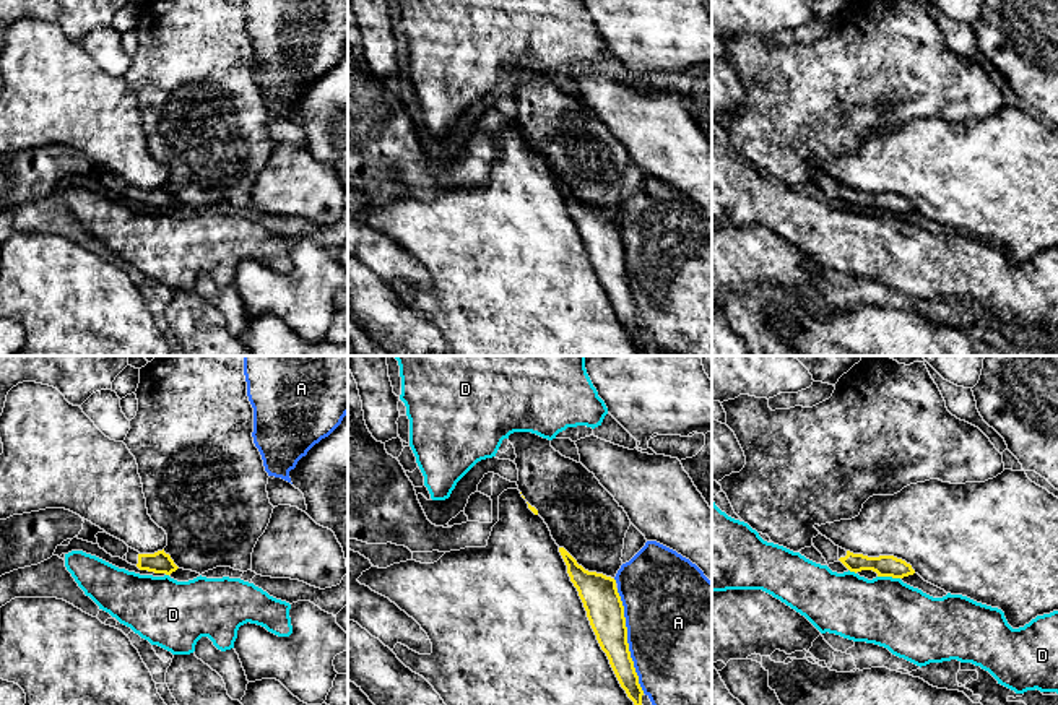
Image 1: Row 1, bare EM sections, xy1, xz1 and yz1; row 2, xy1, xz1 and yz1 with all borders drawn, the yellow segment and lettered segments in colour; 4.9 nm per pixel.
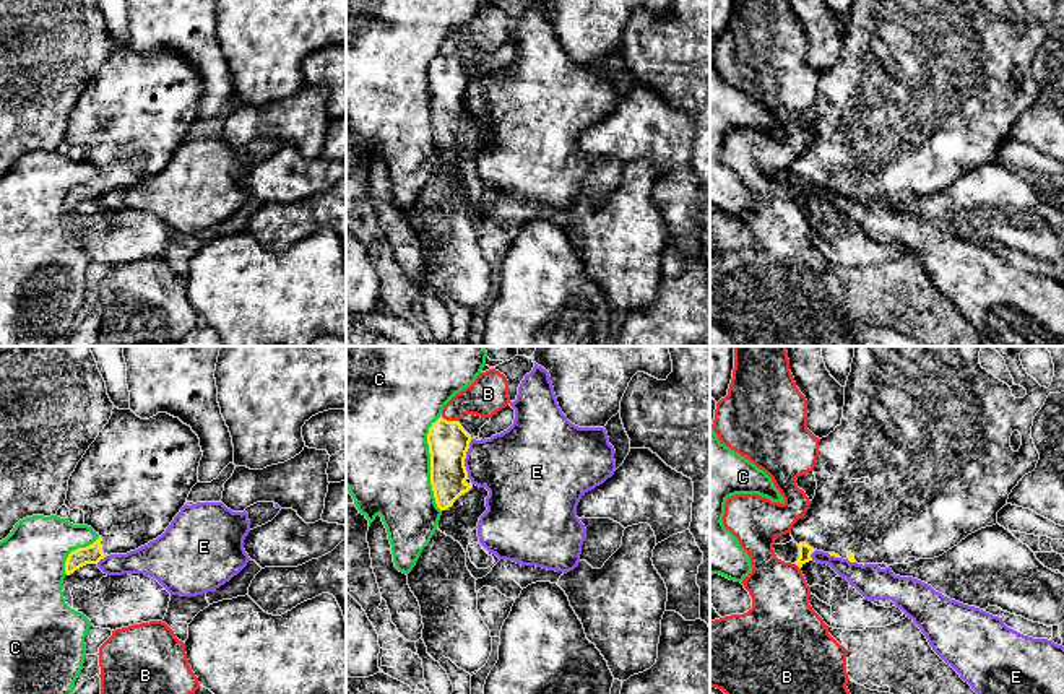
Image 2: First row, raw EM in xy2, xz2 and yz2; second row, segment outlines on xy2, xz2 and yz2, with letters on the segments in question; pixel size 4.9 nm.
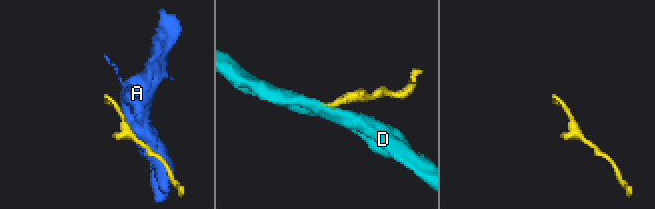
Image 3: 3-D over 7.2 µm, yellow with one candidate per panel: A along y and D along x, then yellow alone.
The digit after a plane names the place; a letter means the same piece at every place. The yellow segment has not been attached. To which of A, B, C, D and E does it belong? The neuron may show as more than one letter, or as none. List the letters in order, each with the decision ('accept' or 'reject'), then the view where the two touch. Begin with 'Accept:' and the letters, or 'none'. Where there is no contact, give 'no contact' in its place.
Accept: none
A: reject; contact in xz1
B: reject; contact in xz2
C: reject; contact in xz2
D: reject; contact in yz1
E: reject; contact in xz2

